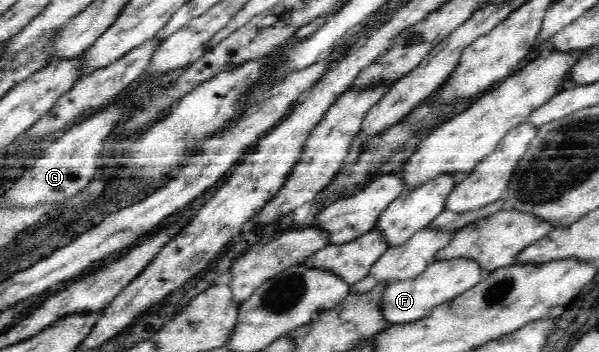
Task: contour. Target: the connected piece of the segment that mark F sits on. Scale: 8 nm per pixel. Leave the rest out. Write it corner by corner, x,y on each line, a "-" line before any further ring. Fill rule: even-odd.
469,258
435,261
426,266
426,269
415,278
389,282
385,286
386,289
382,291
379,309
384,319
391,324
415,322
417,319
429,316
436,306
453,300
456,296
479,284
485,274
481,267

